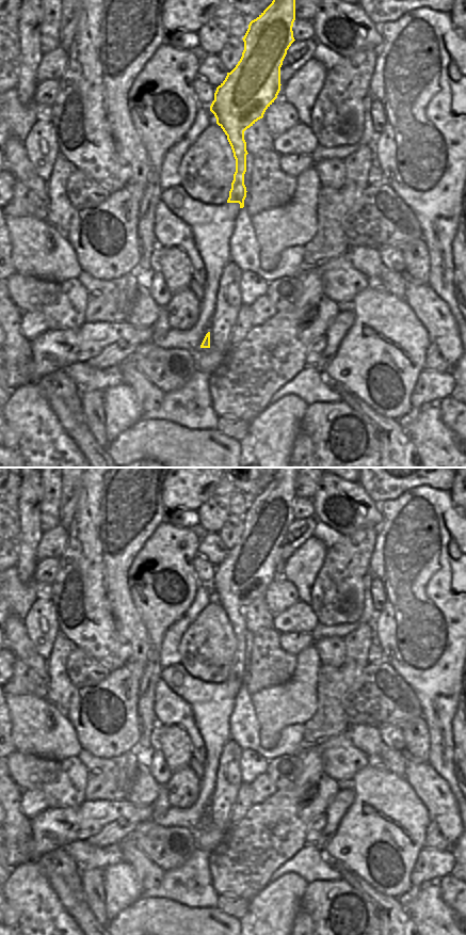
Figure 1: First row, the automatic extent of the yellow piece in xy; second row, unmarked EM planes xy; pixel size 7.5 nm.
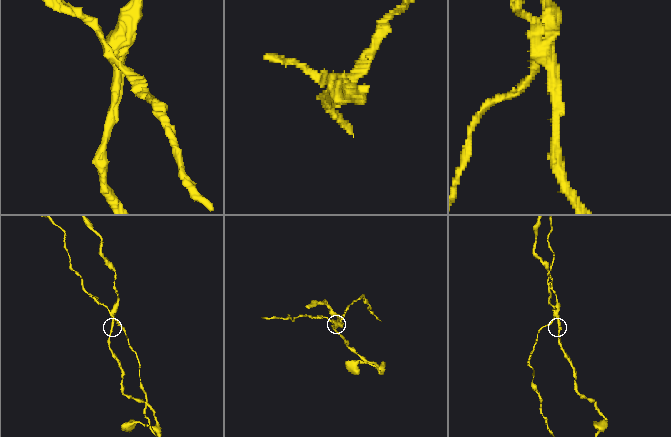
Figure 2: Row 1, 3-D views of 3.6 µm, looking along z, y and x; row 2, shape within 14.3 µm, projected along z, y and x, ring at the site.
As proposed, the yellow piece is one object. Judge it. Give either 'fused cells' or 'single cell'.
fused cells

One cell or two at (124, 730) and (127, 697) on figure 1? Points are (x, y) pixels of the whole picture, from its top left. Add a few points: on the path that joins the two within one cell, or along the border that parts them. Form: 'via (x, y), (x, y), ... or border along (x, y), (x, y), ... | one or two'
via (124, 722), (124, 706) | one

